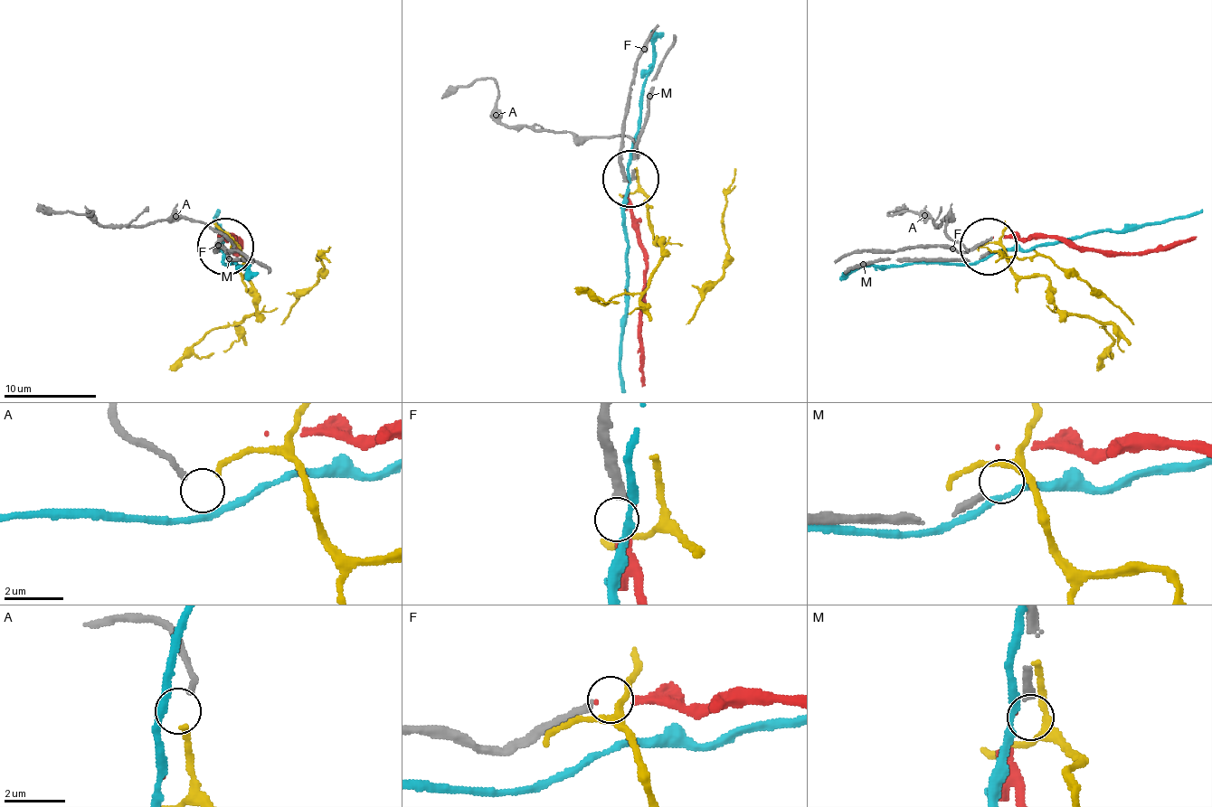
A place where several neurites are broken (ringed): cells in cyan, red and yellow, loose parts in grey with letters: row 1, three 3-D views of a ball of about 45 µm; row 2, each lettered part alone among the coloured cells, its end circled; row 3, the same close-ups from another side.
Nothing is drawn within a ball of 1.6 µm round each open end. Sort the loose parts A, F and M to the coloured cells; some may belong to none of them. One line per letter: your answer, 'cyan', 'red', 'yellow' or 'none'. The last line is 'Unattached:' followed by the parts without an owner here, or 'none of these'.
A: yellow
F: red
M: none
Unattached: M

